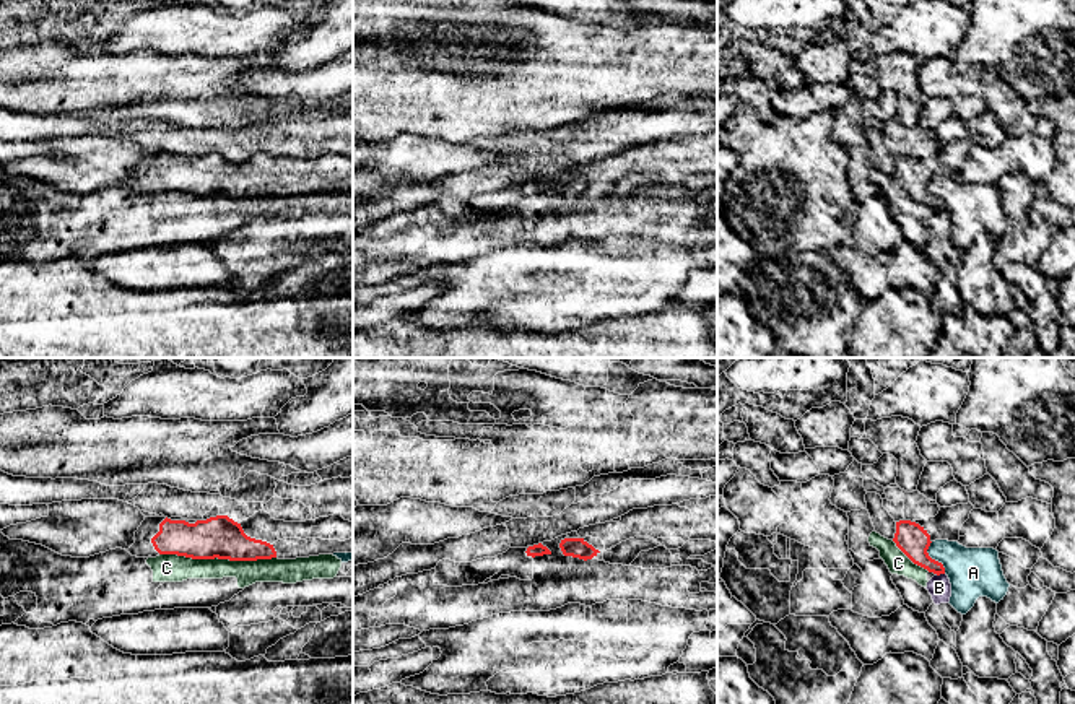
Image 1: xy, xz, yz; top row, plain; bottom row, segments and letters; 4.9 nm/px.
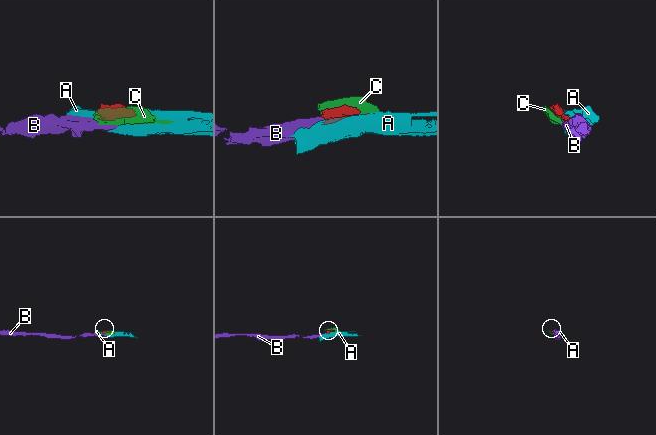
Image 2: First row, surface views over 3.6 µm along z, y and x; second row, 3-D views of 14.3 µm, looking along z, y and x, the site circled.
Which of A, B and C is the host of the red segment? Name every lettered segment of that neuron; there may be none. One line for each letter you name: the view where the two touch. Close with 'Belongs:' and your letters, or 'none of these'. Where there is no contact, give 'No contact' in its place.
Belongs: none of these

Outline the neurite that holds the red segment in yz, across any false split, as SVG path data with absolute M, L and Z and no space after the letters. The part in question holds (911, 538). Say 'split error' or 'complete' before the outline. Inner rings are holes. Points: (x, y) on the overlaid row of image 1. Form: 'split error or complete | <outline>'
split error | M891 501L890 515L896 522L896 533L893 541L914 564L937 576L945 574L943 564L932 559L927 550L935 540L958 541L960 530L969 519L974 506L968 502L951 507L940 507L935 517L925 517L922 520L912 522L904 519L903 509L904 501Z

